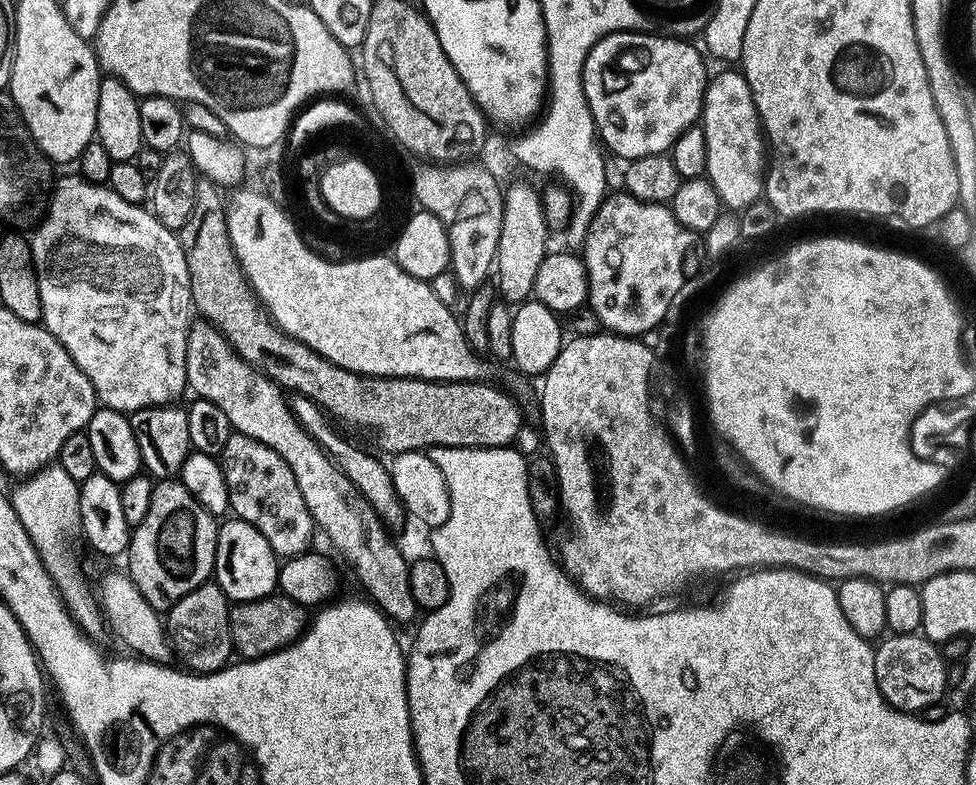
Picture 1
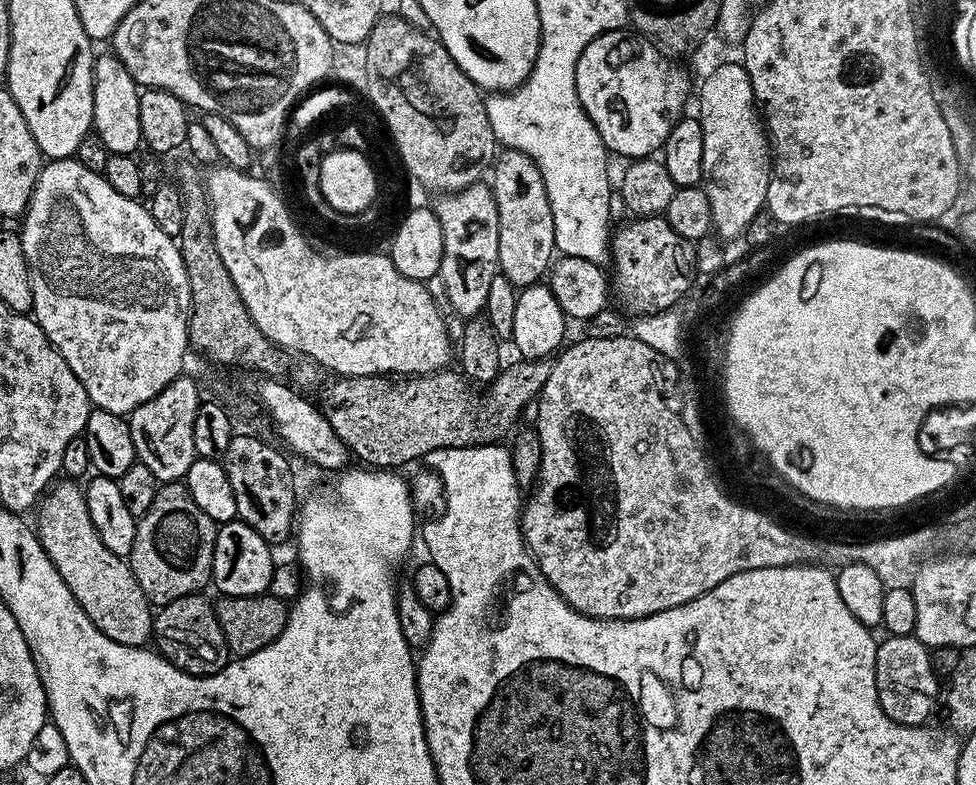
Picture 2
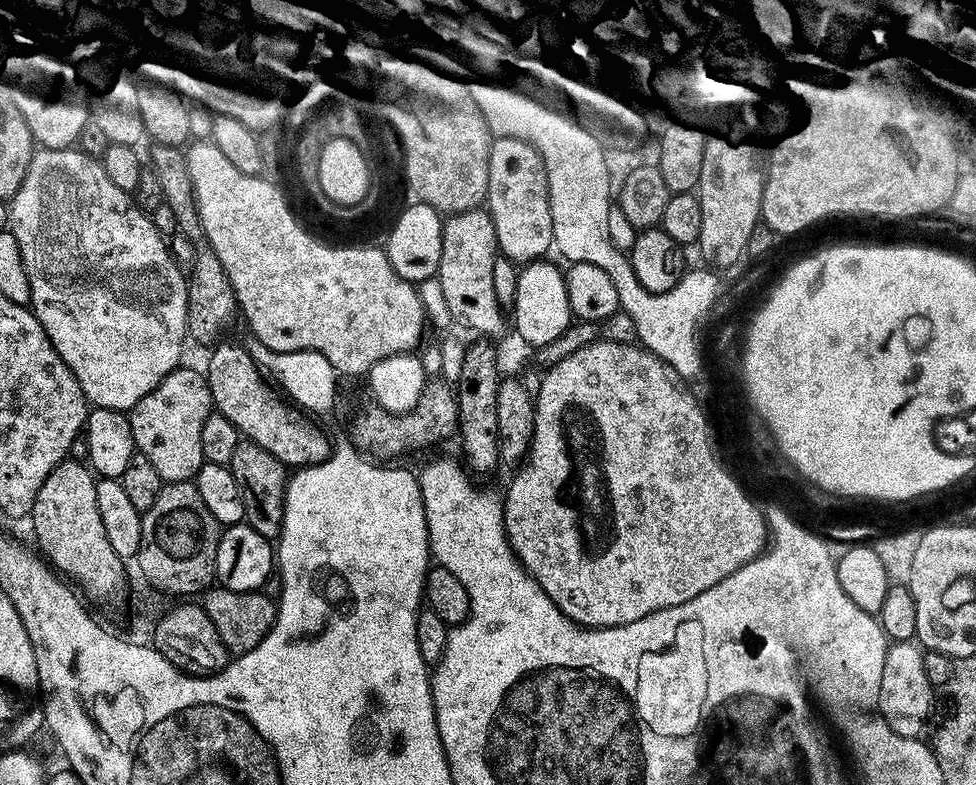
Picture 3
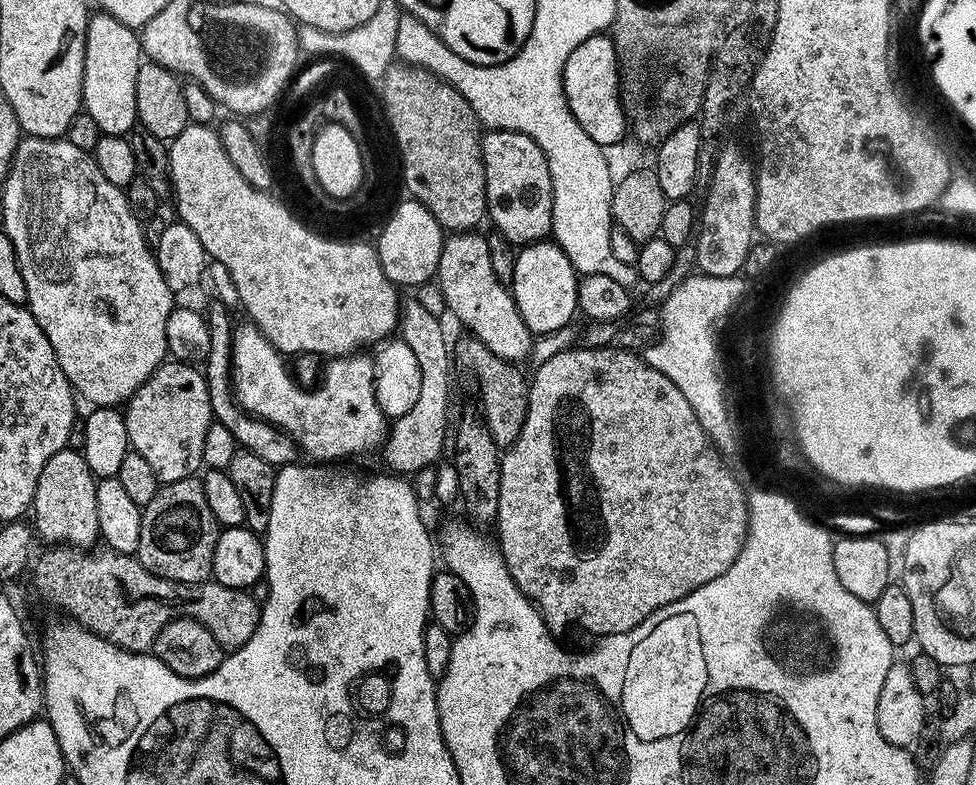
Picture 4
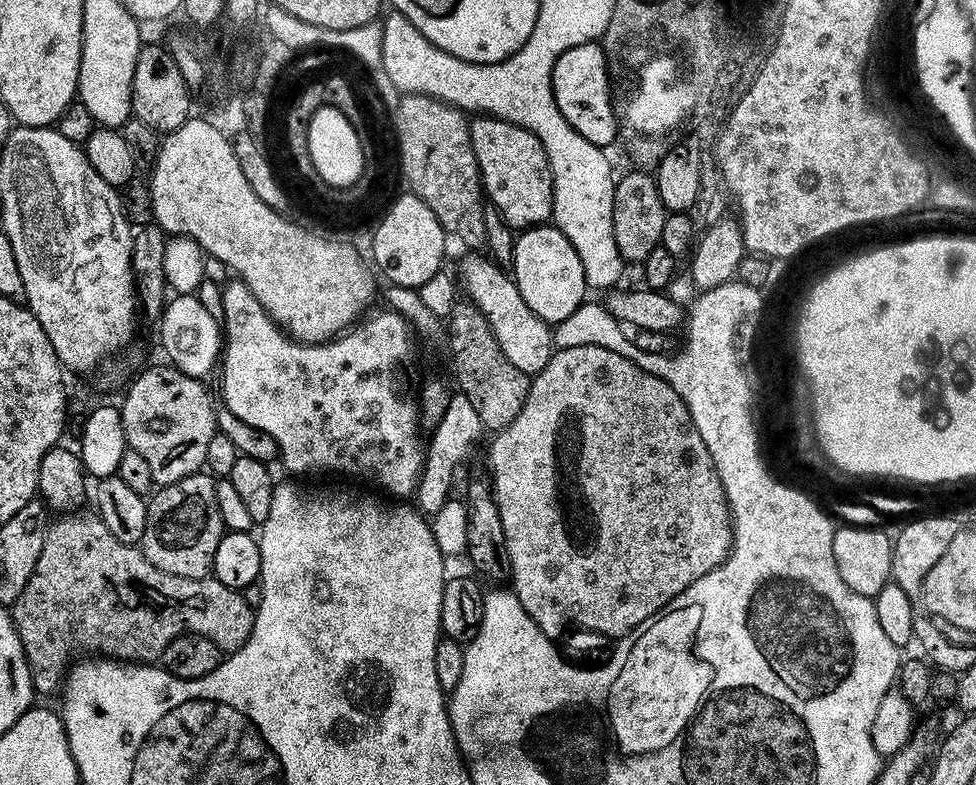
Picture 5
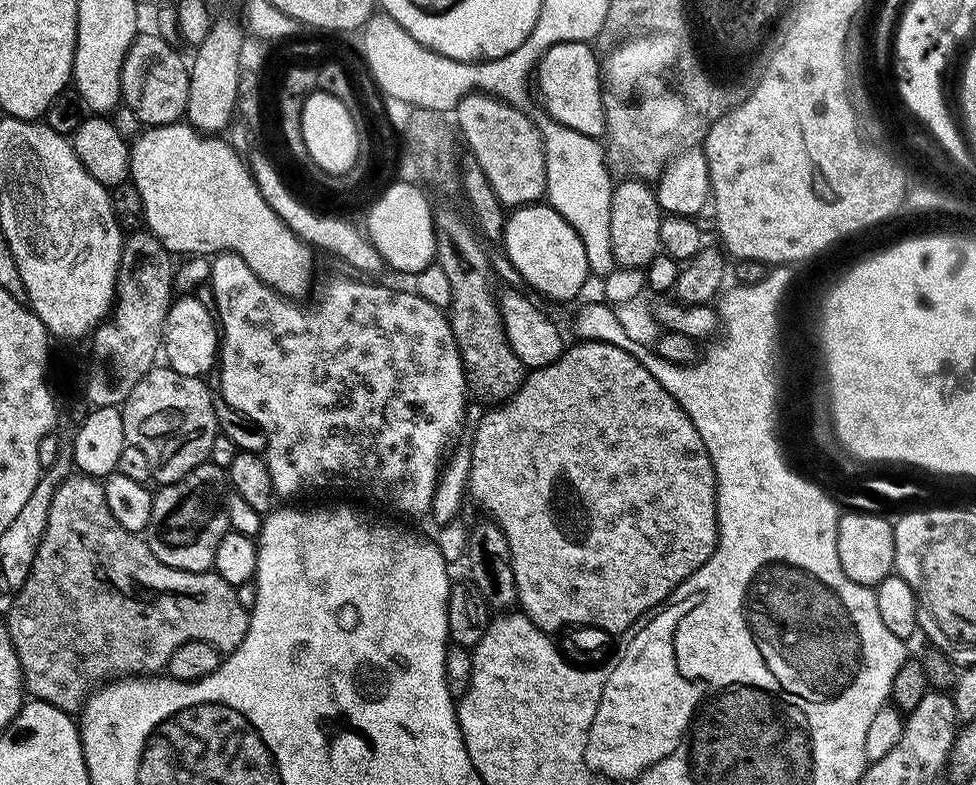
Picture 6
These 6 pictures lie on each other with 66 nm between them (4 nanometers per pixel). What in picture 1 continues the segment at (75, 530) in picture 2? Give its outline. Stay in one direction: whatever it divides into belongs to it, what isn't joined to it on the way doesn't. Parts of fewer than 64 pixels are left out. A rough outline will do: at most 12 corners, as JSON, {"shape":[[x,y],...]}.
{"shape":[[127,571],[101,578],[98,603],[129,653],[173,663],[165,621]]}

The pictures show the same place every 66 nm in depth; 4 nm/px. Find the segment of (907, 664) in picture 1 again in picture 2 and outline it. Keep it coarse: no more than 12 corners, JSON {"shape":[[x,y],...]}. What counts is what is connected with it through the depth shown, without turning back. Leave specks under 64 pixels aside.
{"shape":[[915,635],[876,645],[876,689],[894,722],[920,726],[941,681]]}

